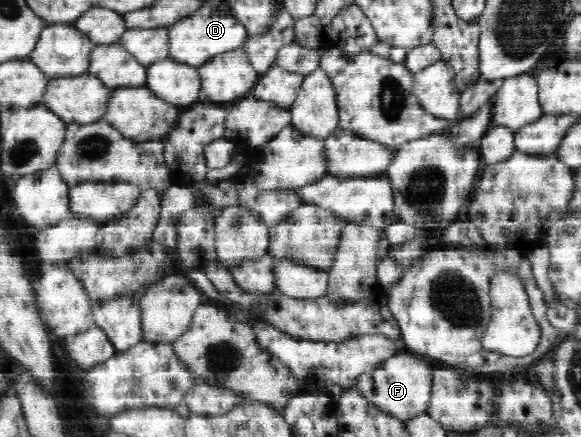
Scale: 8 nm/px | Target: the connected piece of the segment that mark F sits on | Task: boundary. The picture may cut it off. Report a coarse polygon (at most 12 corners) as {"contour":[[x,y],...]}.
{"contour":[[395,353],[355,390],[400,421],[428,409],[434,368]]}

